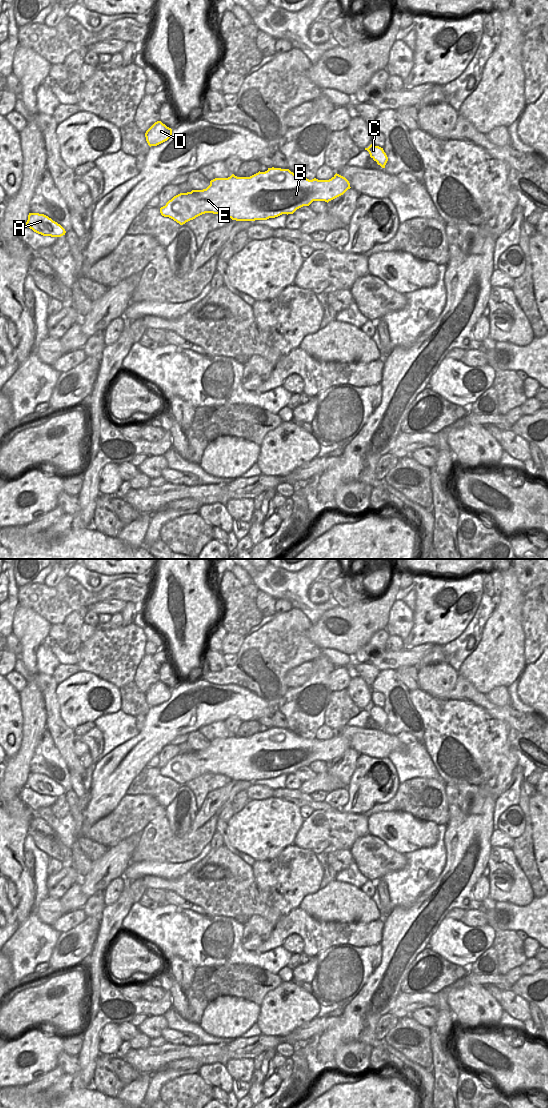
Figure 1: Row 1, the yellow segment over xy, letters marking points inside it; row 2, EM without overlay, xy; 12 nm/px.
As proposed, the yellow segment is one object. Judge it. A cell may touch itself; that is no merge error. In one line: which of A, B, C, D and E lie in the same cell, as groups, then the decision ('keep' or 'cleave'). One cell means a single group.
A B C D E; keep

